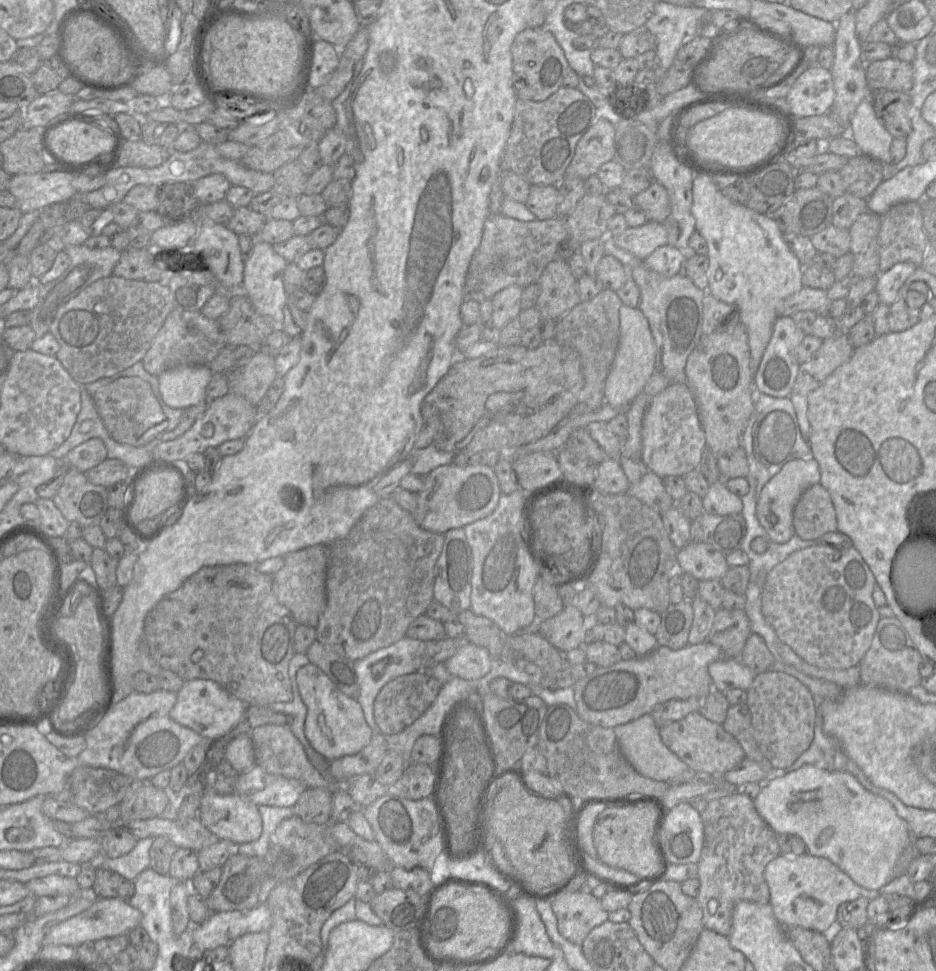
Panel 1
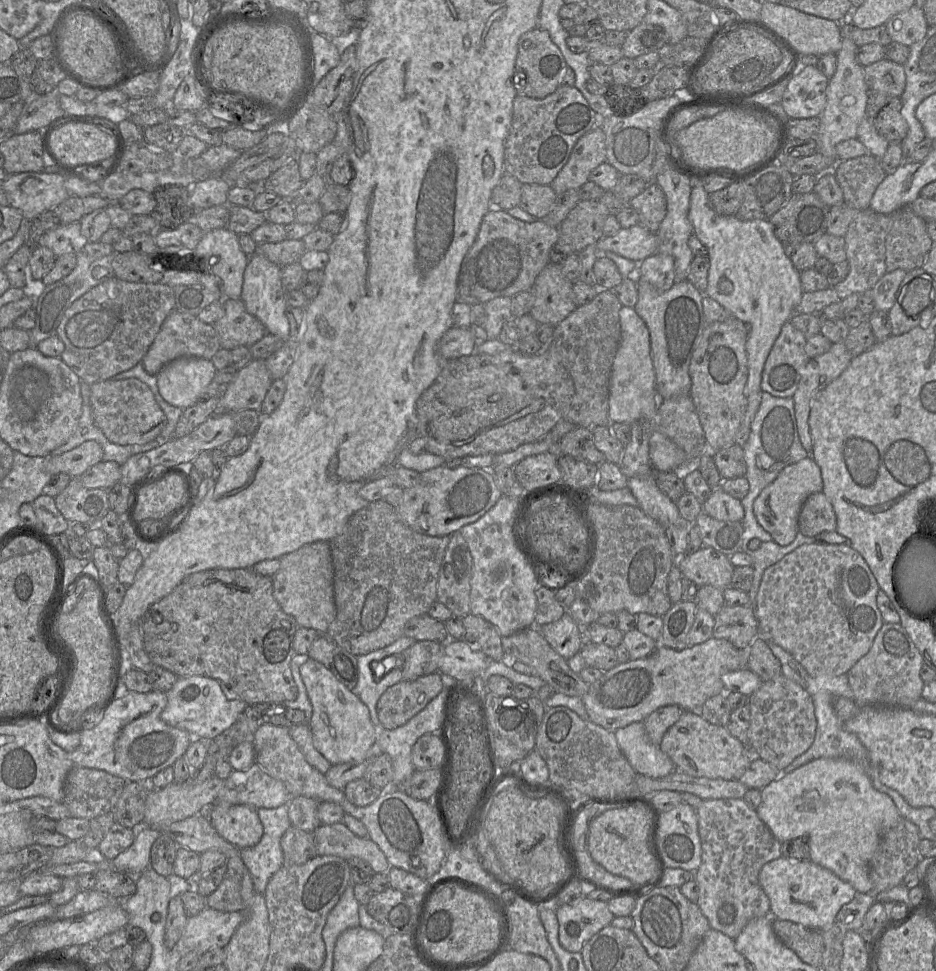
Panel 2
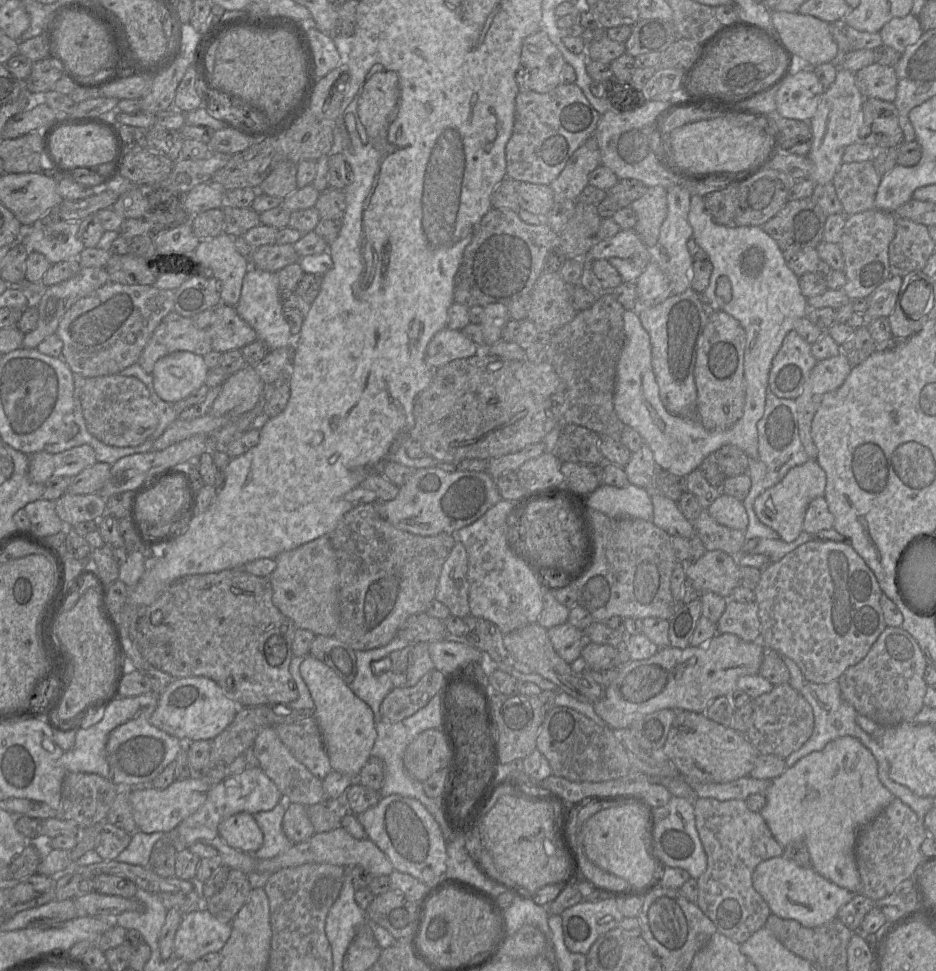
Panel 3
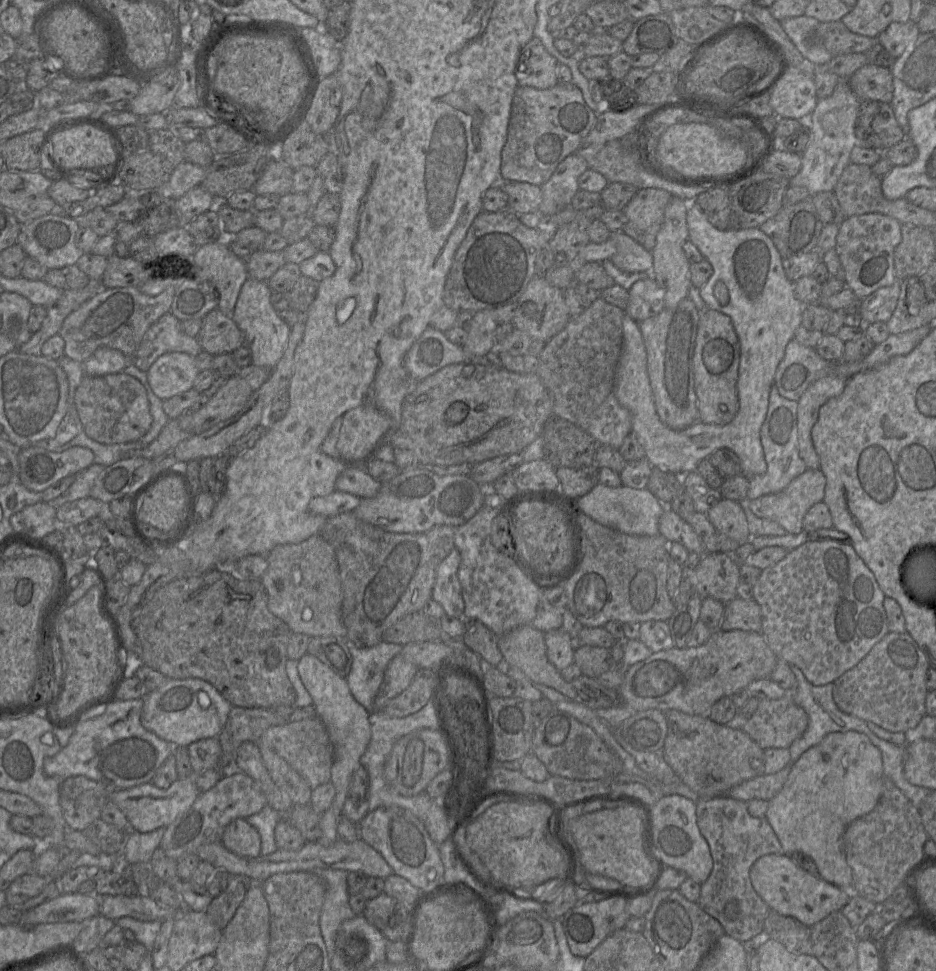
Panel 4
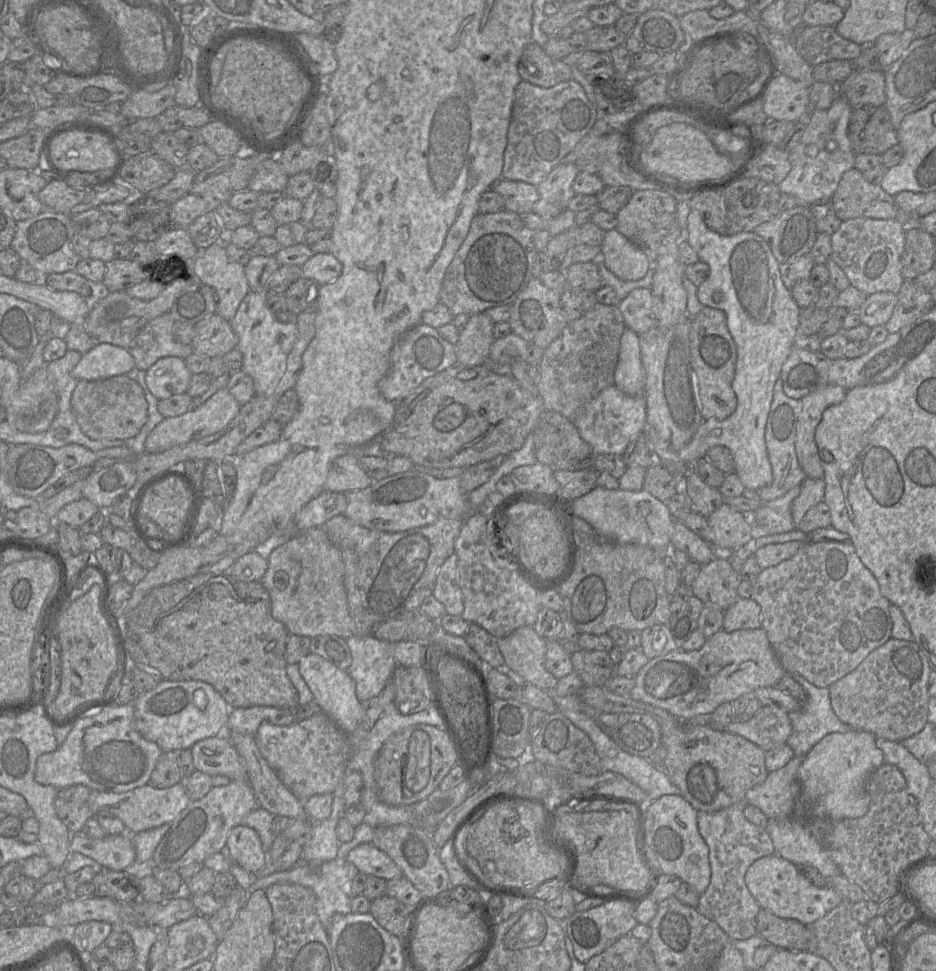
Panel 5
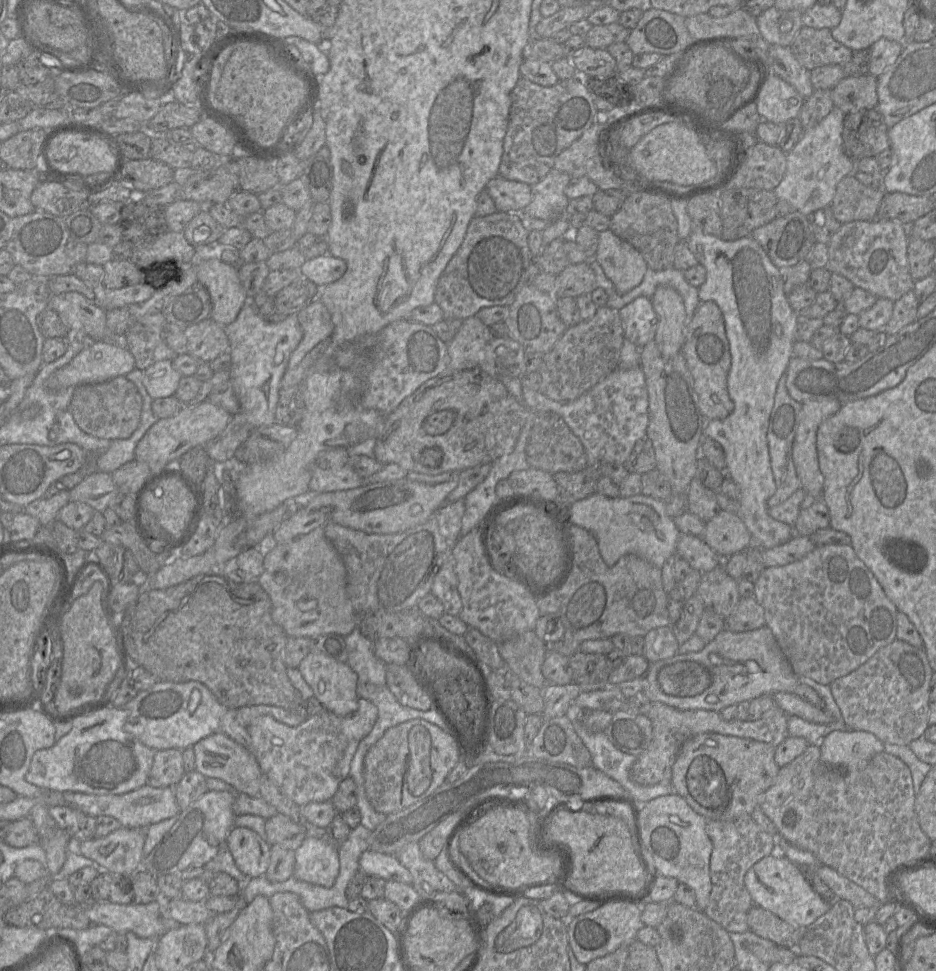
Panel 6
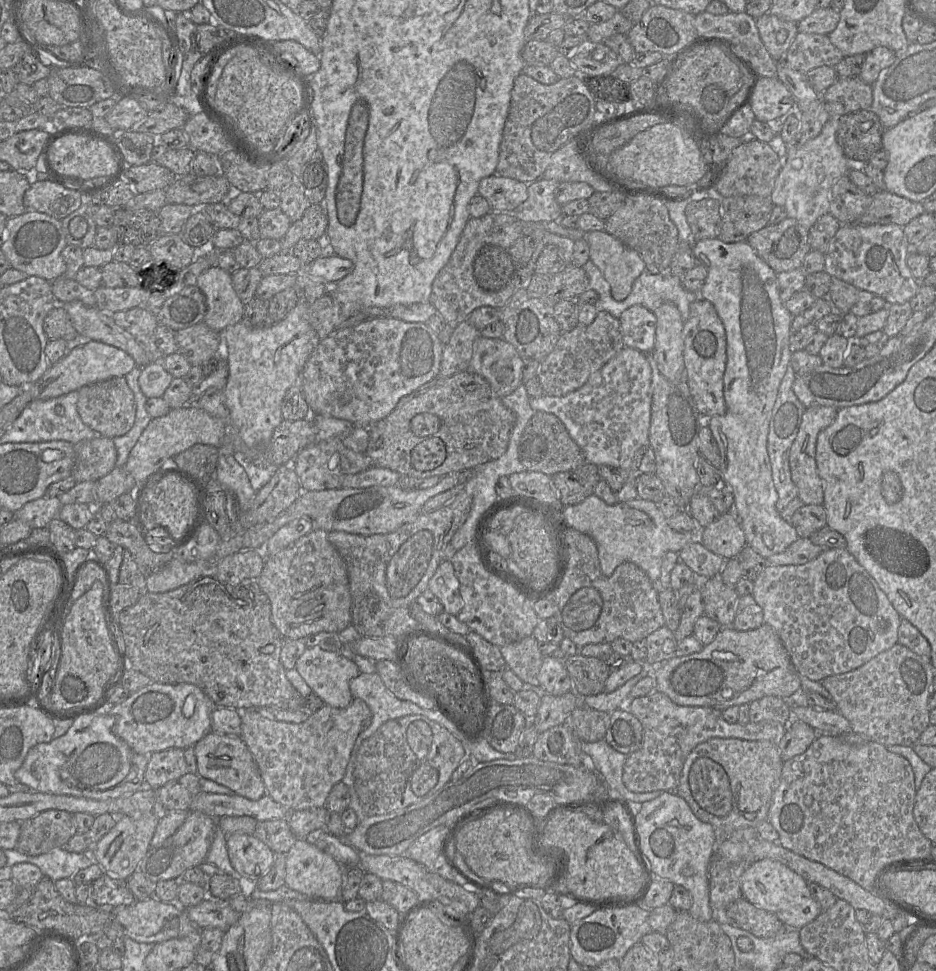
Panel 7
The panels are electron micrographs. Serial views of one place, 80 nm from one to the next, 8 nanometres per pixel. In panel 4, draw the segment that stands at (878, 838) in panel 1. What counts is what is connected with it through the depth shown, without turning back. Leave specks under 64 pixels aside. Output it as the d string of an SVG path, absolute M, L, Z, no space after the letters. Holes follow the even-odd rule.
M856 731L829 733L821 740L820 743L805 751L796 762L791 763L791 770L788 778L782 789L771 800L768 801L768 809L765 815L765 819L773 829L781 844L783 854L790 855L796 851L807 854L813 859L818 869L818 873L823 880L852 892L853 874L852 869L846 861L843 850L843 835L850 823L871 812L878 803L884 788L883 774L881 752L876 746L872 744L868 736L863 733Z

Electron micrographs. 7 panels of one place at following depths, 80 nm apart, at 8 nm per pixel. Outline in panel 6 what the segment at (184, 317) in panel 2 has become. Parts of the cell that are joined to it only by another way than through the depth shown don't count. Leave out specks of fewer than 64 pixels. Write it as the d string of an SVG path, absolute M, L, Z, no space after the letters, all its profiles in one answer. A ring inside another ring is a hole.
M160 312L146 314L129 326L125 333L125 346L134 356L136 368L144 371L158 361L172 361L177 356L163 340L166 323Z

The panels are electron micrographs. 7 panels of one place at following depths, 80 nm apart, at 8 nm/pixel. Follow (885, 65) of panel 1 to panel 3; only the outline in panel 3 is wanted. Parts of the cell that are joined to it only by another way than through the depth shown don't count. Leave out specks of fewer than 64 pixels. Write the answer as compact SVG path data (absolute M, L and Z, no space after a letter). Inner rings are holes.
M875 62L856 73L856 85L864 98L893 102L896 98L897 82L894 67Z

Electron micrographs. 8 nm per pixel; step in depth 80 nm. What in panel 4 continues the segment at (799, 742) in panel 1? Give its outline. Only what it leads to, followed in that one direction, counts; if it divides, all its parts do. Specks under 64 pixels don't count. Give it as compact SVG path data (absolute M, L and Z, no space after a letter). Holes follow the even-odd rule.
M790 693L779 699L759 699L757 709L751 718L739 725L764 750L789 748L796 739L802 736L807 726L807 713L795 703Z

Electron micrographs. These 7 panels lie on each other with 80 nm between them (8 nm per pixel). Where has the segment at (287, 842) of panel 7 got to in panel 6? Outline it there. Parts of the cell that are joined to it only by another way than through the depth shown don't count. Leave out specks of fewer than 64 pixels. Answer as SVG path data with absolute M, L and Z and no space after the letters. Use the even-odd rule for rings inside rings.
M278 813L267 819L265 824L266 841L272 845L295 851L306 839L306 831L289 817Z

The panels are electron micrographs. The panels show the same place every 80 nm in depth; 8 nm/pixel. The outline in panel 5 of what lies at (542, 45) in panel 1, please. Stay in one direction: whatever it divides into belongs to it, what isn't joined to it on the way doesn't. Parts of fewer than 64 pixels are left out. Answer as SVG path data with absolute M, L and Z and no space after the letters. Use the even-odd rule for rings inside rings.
M531 42L522 52L518 72L524 81L541 88L551 88L558 83L554 62L542 46Z

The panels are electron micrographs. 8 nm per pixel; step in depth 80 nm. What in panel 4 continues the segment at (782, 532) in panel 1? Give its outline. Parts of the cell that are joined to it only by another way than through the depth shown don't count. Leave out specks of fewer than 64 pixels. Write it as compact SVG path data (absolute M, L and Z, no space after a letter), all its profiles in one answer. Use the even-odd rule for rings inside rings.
M807 469L782 491L751 500L749 507L757 517L777 522L788 534L799 534L803 530L803 519L807 511L823 501L825 485L826 477L820 469Z

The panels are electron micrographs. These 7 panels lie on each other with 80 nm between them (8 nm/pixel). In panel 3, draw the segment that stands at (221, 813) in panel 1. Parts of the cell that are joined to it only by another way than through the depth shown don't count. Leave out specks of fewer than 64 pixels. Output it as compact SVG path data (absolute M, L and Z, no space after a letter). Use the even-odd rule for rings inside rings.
M240 812L218 825L218 835L232 848L254 854L264 841L263 832L252 814Z

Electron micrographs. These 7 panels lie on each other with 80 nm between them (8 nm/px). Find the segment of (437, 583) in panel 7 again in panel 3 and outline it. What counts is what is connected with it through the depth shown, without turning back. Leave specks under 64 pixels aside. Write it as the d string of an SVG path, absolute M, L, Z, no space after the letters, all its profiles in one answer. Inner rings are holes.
M456 541L442 566L435 599L446 605L451 615L463 619L470 615L467 571L466 549L461 542Z

